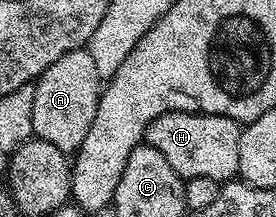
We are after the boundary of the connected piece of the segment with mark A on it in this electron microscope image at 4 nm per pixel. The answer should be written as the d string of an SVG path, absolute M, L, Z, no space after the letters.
M87 48L66 52L34 84L33 134L39 140L58 147L63 153L73 154L90 131L102 92L102 79L92 53Z

